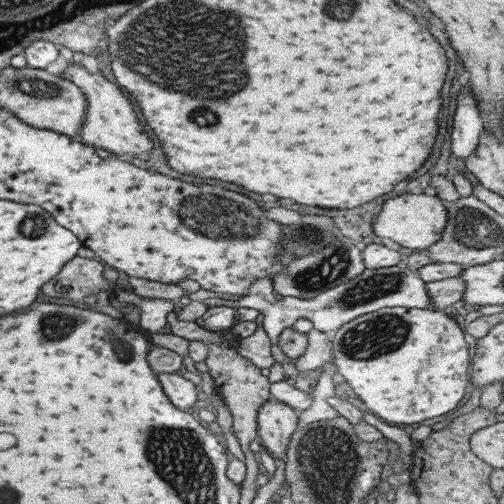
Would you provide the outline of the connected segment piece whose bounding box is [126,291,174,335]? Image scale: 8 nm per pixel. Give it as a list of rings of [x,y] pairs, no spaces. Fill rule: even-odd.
[[[126,292],[126,302],[139,307],[139,324],[149,335],[162,333],[161,328],[167,324],[167,312],[174,310],[173,301],[169,299],[141,299],[140,296]]]

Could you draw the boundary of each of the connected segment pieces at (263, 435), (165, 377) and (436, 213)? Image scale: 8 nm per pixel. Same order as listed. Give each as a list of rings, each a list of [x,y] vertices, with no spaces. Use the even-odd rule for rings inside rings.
[[[269,397],[256,414],[257,440],[275,458],[285,455],[289,436],[298,428],[298,412]]]
[[[165,372],[156,373],[162,392],[169,399],[169,403],[179,410],[190,410],[193,405],[198,404],[195,387],[191,381],[177,375]]]
[[[401,192],[401,194],[394,194],[391,198],[383,201],[381,211],[372,222],[372,232],[379,238],[389,238],[389,240],[393,240],[405,248],[423,251],[436,240],[439,240],[446,220],[445,207],[435,195]]]

